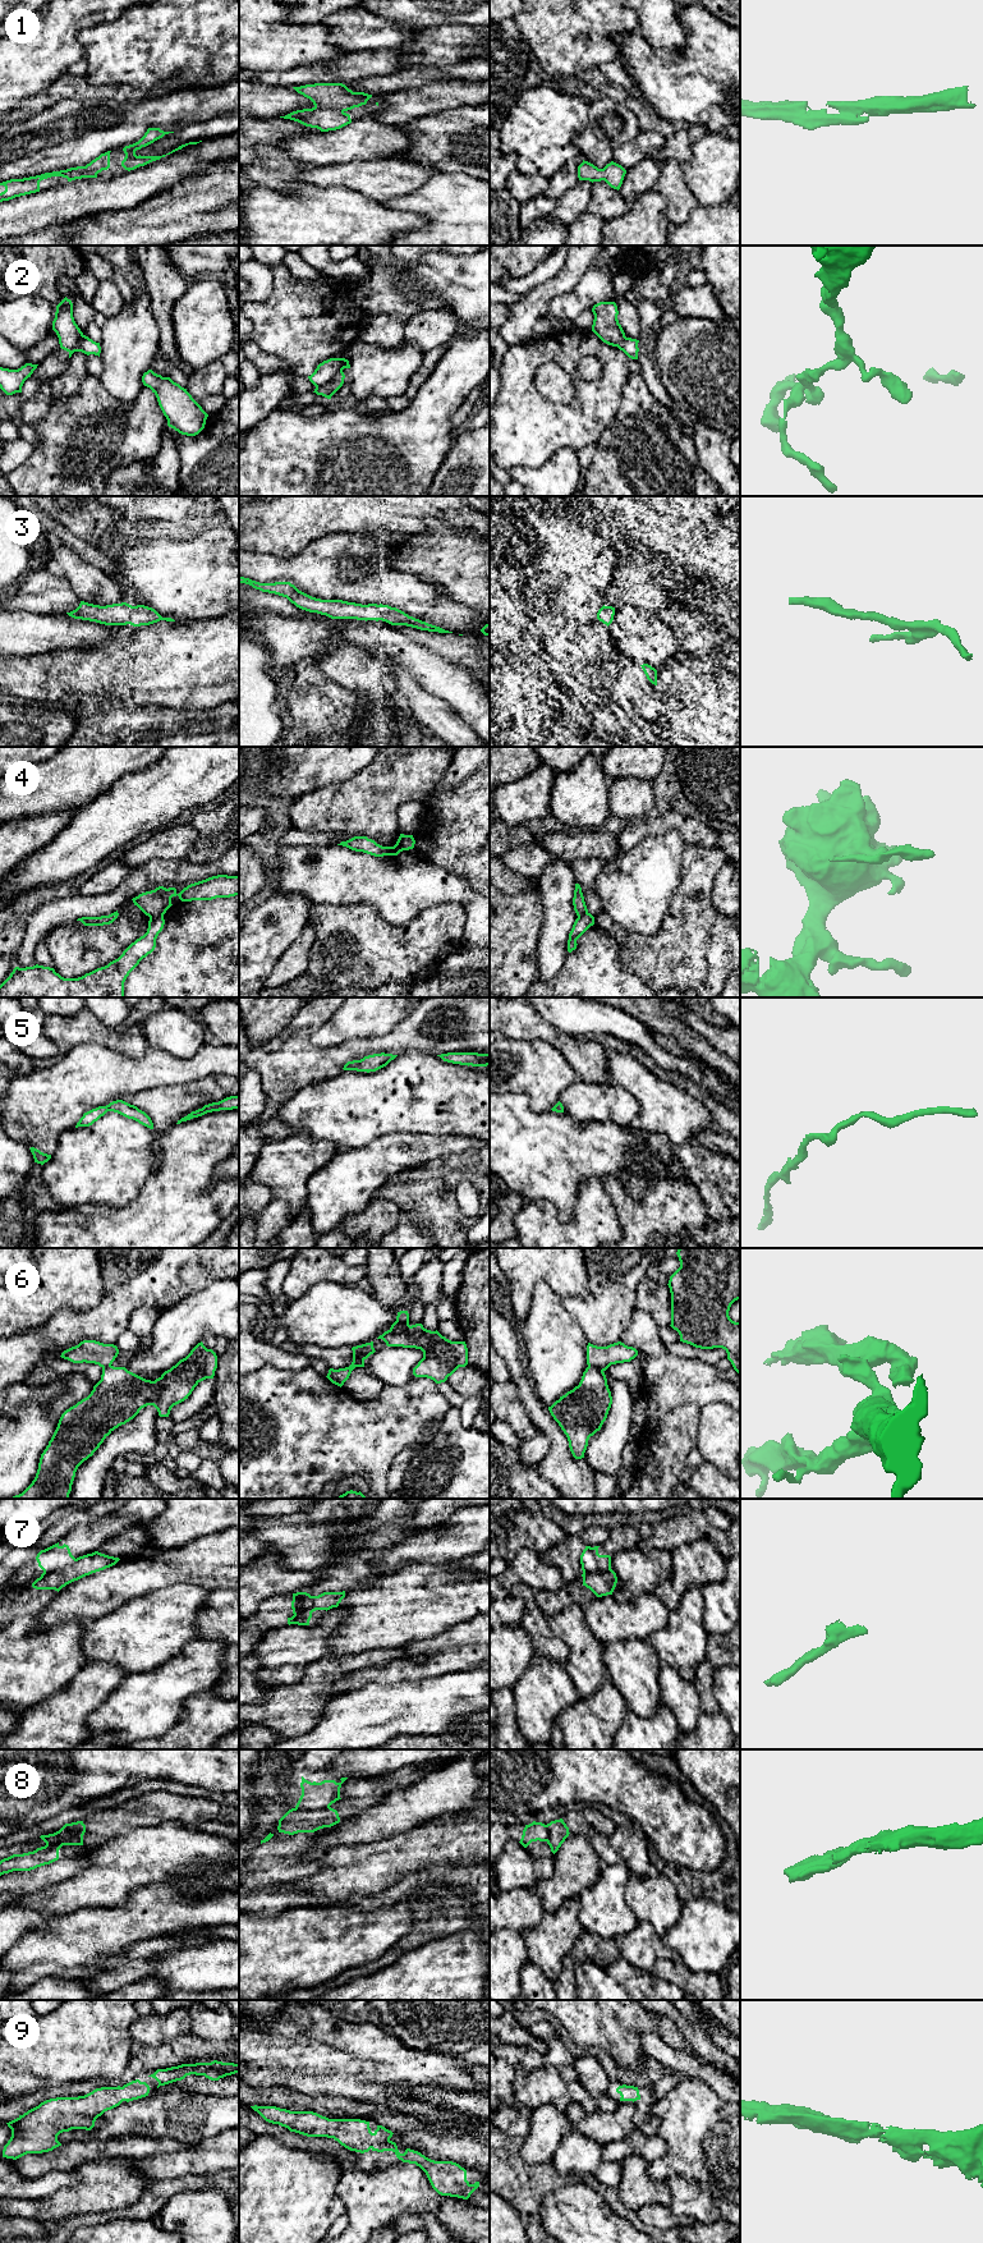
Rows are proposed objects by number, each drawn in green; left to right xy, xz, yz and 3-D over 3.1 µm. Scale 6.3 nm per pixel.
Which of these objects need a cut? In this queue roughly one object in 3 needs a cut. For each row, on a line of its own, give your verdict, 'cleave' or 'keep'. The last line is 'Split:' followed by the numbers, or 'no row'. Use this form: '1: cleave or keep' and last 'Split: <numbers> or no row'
1: keep
2: cleave
3: keep
4: cleave
5: keep
6: cleave
7: cleave
8: cleave
9: keep
Split: 2, 4, 6, 7, 8

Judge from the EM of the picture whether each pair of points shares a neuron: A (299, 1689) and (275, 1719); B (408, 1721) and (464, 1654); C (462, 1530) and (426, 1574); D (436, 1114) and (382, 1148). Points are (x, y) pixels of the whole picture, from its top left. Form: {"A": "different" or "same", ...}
{"A": "same", "B": "different", "C": "different", "D": "different"}

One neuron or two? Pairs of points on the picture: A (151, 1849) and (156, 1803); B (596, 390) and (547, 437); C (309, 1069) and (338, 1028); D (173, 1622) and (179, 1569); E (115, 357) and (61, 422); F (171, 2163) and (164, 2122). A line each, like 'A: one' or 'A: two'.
A: two
B: one
C: two
D: two
E: two
F: two

